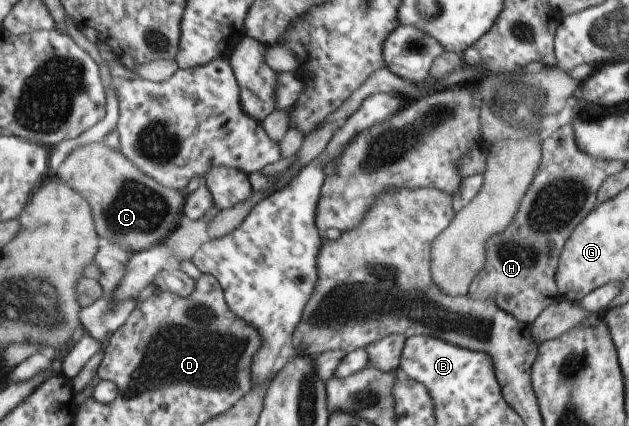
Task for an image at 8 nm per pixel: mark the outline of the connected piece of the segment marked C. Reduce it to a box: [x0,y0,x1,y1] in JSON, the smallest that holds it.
[51,142,183,252]

